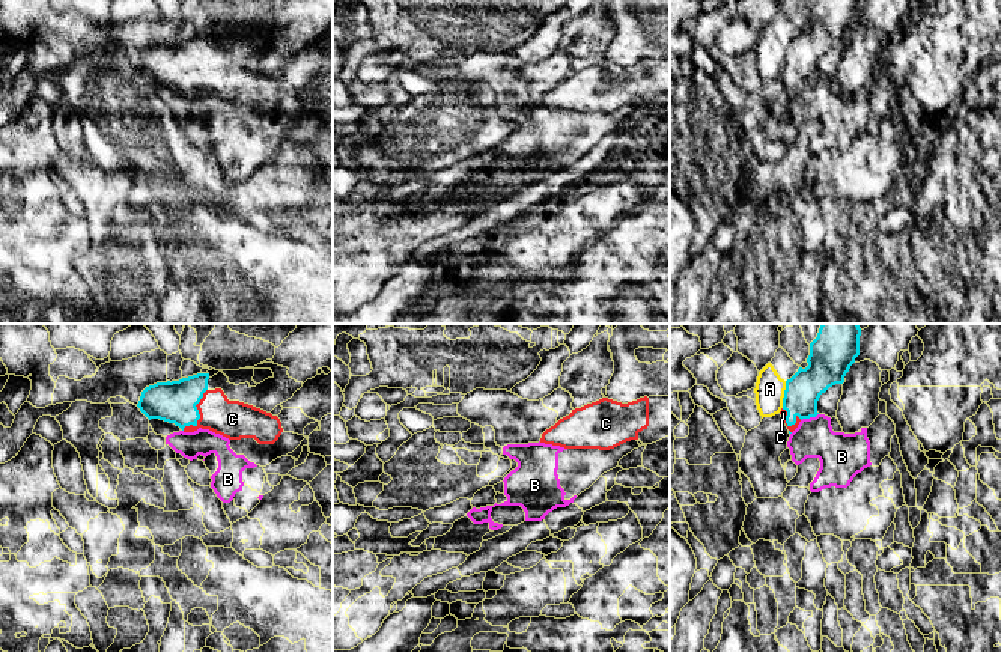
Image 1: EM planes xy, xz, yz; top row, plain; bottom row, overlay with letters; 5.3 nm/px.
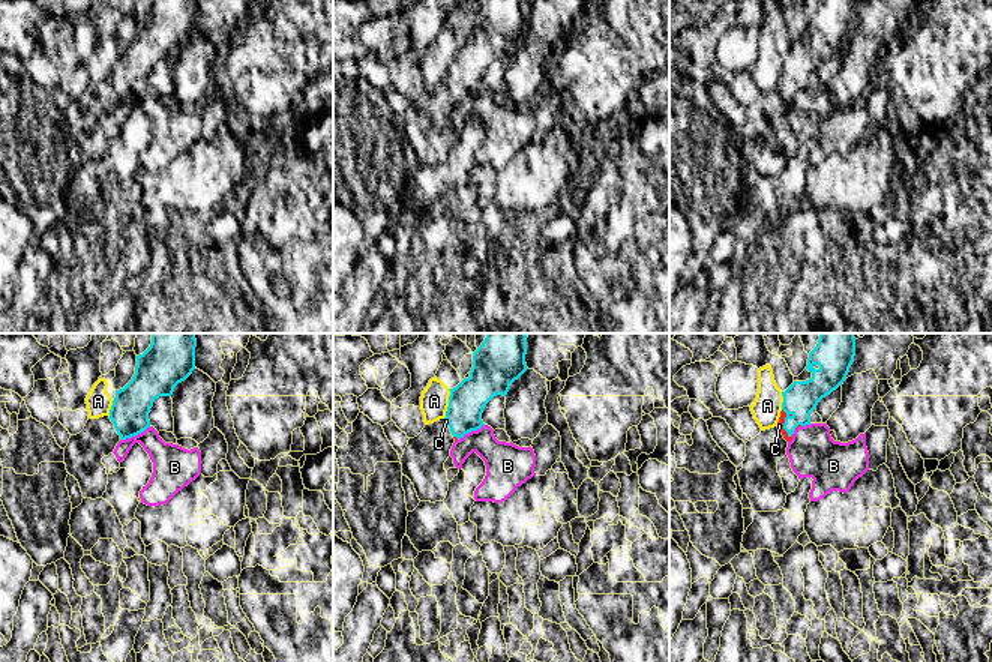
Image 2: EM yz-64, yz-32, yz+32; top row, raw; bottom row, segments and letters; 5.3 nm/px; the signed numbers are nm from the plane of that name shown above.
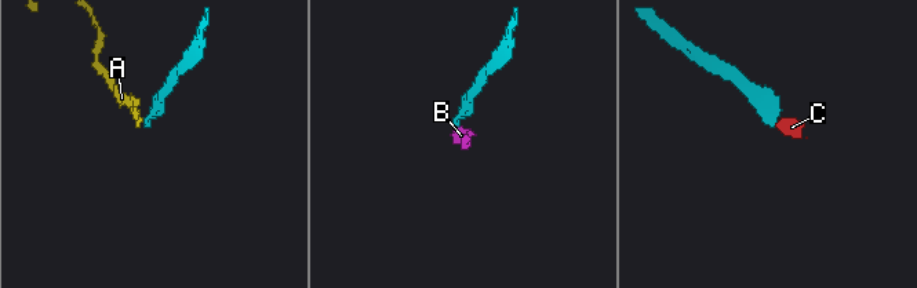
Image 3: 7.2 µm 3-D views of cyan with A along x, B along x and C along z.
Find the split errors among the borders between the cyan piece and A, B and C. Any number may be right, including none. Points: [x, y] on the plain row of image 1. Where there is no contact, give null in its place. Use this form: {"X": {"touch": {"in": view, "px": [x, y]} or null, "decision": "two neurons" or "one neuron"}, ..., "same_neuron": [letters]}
{"A": {"touch": {"in": "yz", "px": [784, 57]}, "decision": "two neurons"}, "B": {"touch": {"in": "yz", "px": [809, 80]}, "decision": "two neurons"}, "C": {"touch": {"in": "xy", "px": [197, 76]}, "decision": "one neuron"}, "same_neuron": ["C"]}

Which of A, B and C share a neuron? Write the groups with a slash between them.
A / B / C

